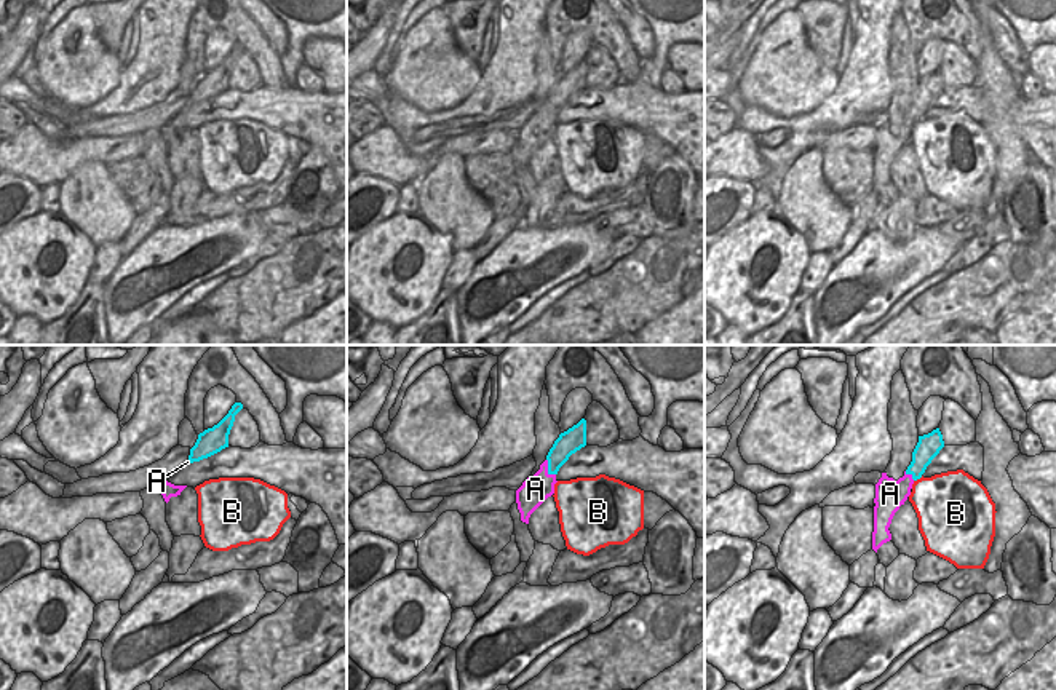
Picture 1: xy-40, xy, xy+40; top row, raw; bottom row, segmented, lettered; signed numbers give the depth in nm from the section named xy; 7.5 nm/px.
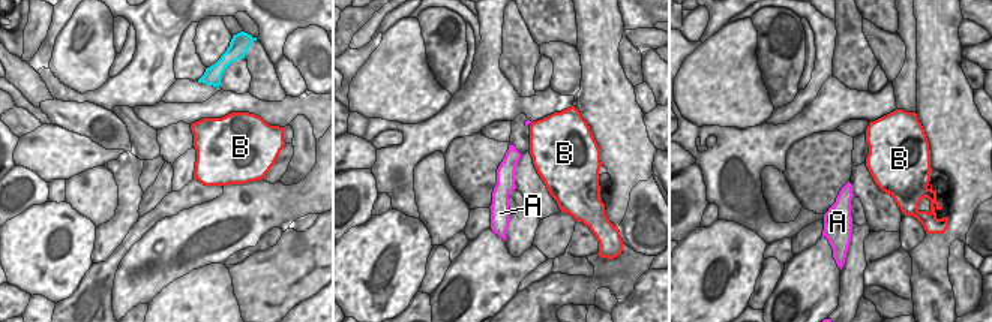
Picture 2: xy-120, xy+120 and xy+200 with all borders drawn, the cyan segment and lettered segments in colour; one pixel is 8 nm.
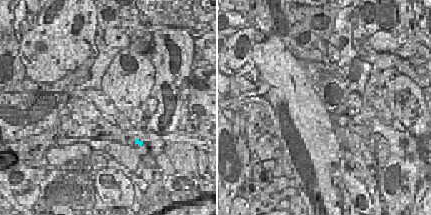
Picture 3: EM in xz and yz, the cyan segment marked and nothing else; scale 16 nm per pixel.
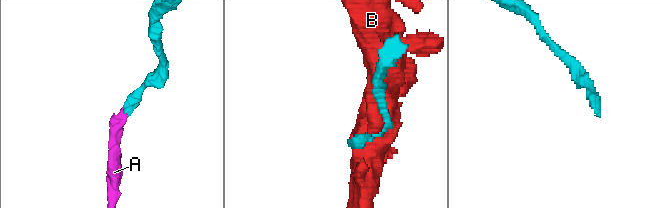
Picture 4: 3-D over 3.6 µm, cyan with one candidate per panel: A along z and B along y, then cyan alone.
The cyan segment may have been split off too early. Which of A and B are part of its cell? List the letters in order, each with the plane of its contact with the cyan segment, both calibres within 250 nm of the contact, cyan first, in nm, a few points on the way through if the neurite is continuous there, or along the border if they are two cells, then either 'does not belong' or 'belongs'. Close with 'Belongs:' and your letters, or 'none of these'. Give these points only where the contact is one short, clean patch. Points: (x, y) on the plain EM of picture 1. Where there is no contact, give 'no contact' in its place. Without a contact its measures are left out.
A: contact in xy; calibres 170 and 220 nm; way xy (567, 85), (548, 111), (543, 123), (535, 131); belongs
B: contact in xy+40; calibres 170 and 400 nm; does not belong
Belongs: A

